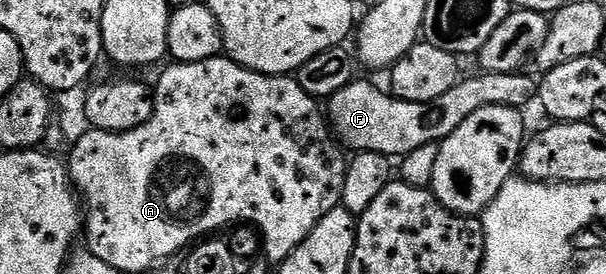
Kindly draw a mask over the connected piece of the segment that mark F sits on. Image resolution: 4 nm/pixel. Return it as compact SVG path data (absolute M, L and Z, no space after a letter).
M526 73L478 75L460 79L450 92L445 92L438 100L431 102L403 101L369 82L354 80L347 88L332 95L327 104L327 116L334 135L346 149L356 153L373 151L388 158L402 158L415 148L428 143L440 143L481 107L509 106L521 110L540 97L538 79Z

